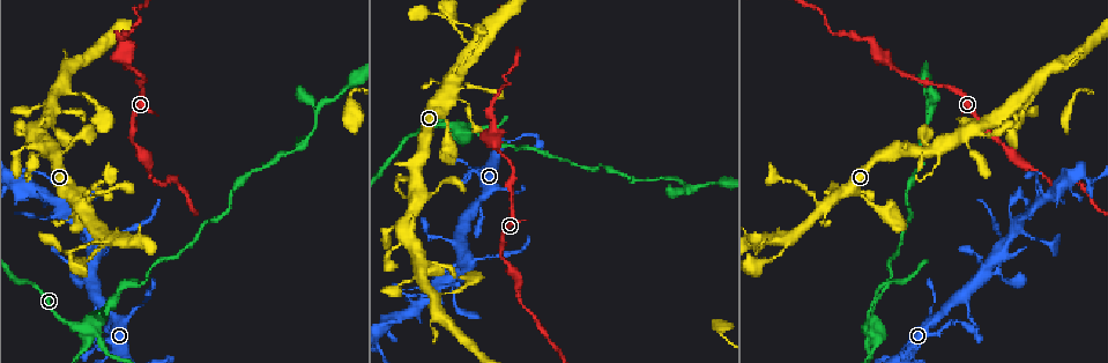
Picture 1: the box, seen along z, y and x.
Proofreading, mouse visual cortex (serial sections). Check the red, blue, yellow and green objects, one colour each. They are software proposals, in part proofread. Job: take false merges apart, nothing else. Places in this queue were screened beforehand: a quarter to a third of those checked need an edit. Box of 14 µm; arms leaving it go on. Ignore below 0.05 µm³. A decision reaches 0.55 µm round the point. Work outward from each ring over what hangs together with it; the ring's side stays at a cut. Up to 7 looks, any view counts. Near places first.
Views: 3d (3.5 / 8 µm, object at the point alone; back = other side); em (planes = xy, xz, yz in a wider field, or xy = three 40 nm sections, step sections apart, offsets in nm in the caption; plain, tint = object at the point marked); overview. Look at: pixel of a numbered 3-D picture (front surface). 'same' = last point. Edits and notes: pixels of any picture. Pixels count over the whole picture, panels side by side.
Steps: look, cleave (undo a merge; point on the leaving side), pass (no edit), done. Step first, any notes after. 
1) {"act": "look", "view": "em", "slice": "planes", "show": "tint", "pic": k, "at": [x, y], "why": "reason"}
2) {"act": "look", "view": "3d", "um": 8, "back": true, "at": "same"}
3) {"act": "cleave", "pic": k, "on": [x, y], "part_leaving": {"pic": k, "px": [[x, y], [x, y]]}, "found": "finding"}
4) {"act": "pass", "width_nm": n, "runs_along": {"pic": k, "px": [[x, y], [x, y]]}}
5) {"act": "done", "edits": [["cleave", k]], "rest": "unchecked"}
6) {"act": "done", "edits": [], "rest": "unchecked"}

{"act": "look", "view": "3d", "um": 3.5, "pic": 1, "at": [463, 102], "why": "sharp bend"}

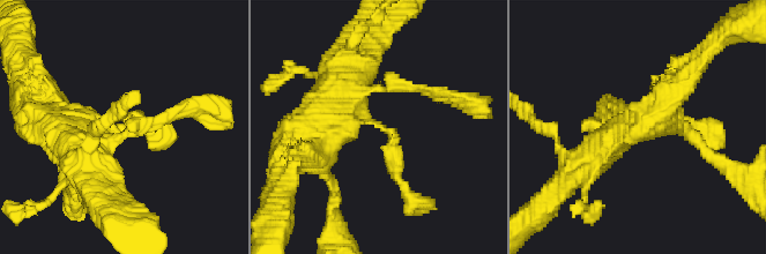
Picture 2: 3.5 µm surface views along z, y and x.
{"act": "look", "view": "em", "slice": "xy", "step": 3, "show": "tint", "pic": 2, "at": [380, 125]}

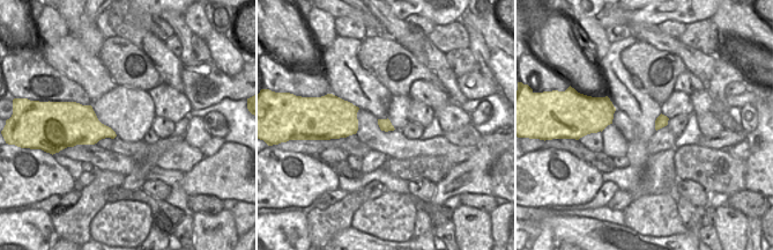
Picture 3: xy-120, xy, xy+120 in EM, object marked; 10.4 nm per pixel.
{"act": "pass", "runs_along": {"pic": 2, "px": [[53, 120], [146, 124]]}, "found": "all the same cell"}

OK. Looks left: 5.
{"act": "look", "view": "3d", "um": 3.5, "pic": 1, "at": [458, 127], "why": "four or more arms meet"}

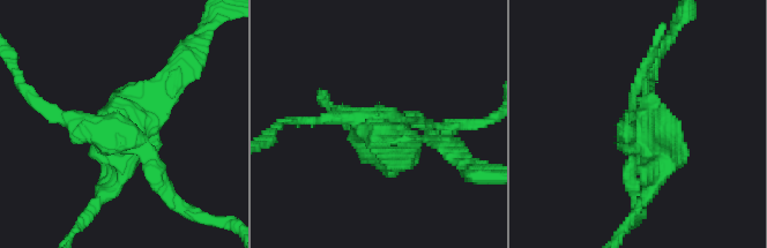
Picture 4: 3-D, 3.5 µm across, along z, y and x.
{"act": "look", "view": "em", "slice": "xy", "step": 5, "show": "tint", "pic": 4, "at": [640, 128]}

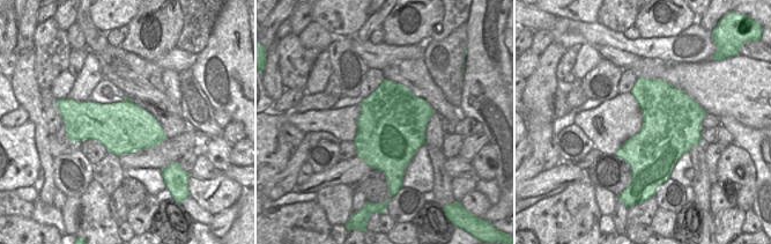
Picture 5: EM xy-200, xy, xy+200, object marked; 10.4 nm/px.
{"act": "cleave", "pic": 4, "on": [102, 183], "width_nm": 700, "part_leaving": {"pic": 4, "px": [[367, 124], [392, 138], [445, 144]]}, "found": "a second cell is stuck on"}

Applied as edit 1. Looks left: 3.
{"act": "look", "view": "overview", "why": "redraw"}

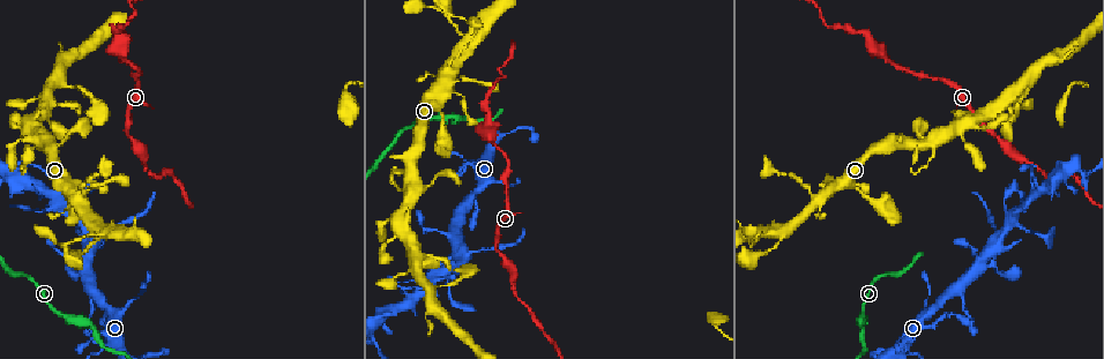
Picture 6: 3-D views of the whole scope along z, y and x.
{"act": "look", "view": "3d", "um": 3.5, "pic": 6, "at": [467, 254], "why": "four arms meet"}

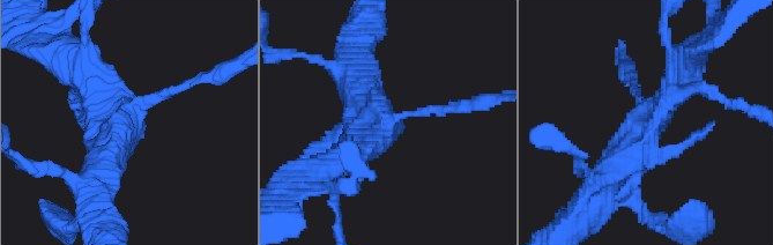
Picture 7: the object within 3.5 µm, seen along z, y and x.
{"act": "look", "view": "em", "slice": "xy", "step": 3, "show": "tint", "pic": 7, "at": [385, 128], "arms": 4, "arm_widths_nm": [150, 200, 450, 500]}

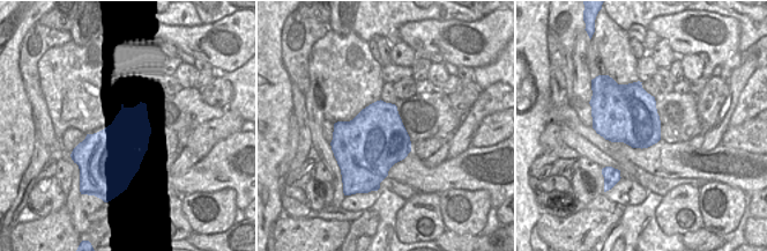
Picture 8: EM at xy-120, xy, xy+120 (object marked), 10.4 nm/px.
{"act": "cleave", "pic": 7, "on": [175, 90], "part_leaving": {"pic": 7, "px": [[139, 105], [238, 62]]}, "found": "a second cell is stuck on"}

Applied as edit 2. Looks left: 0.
{"act": "done", "edits": [["cleave", 4], ["cleave", 7]], "rest": "unchecked"}

